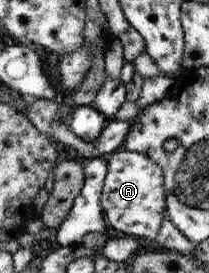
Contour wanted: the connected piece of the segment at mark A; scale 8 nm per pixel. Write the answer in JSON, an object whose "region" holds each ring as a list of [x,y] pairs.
{"region":[[[119,149],[108,155],[109,173],[105,179],[105,189],[102,191],[102,208],[105,221],[113,232],[133,236],[134,238],[157,239],[162,229],[164,219],[169,218],[166,210],[166,189],[164,188],[164,169],[151,161],[141,152]]]}

